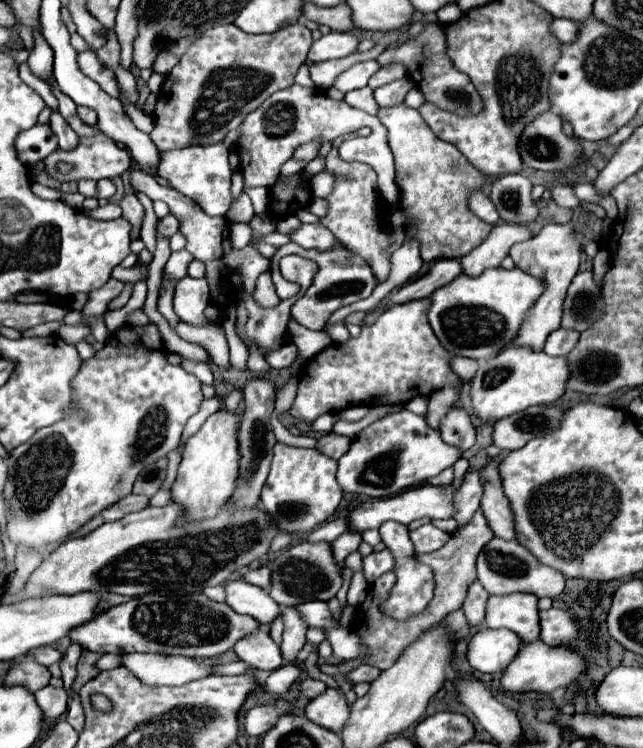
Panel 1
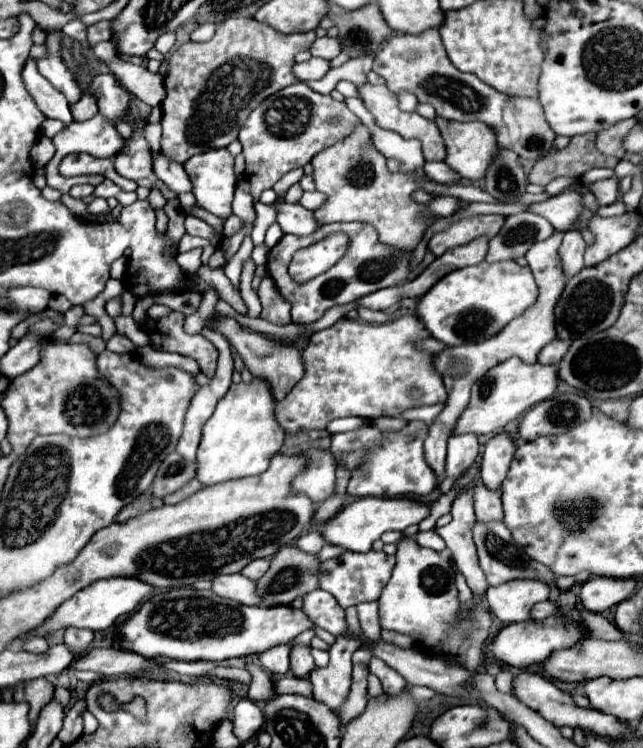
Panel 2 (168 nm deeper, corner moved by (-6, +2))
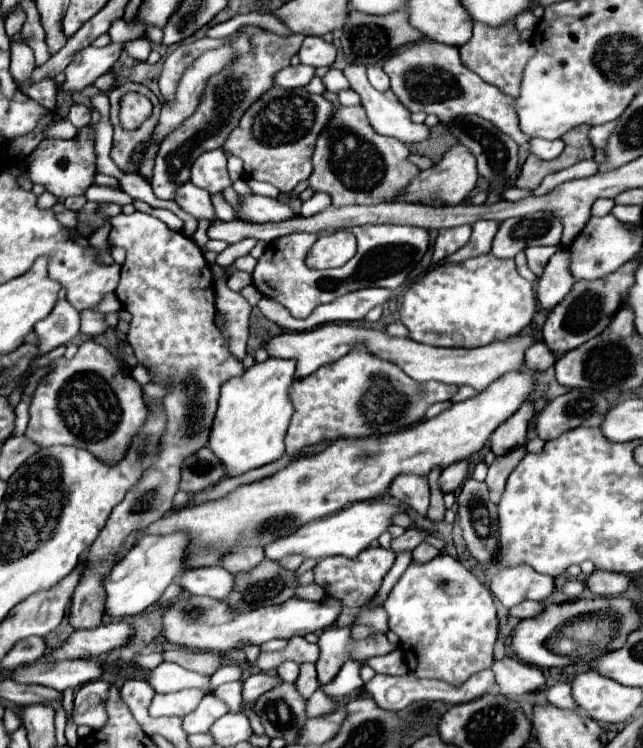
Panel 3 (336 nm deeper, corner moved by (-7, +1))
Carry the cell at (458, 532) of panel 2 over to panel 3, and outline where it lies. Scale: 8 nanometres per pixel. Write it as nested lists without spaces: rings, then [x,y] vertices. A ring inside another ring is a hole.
[[[406,529],[400,537],[396,537],[396,539],[392,539],[392,543],[390,543],[390,549],[394,551],[394,553],[402,553],[402,551],[412,551],[420,541],[424,541],[424,537],[426,537],[428,533],[426,531],[416,531],[416,529]]]

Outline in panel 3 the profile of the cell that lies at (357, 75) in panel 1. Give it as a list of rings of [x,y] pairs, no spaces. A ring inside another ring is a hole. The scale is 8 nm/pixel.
[[[330,69],[322,81],[324,81],[324,87],[328,91],[334,91],[334,93],[340,91],[340,89],[348,89],[350,87],[348,81],[346,81],[346,77],[344,77],[344,73],[338,71],[338,69]]]

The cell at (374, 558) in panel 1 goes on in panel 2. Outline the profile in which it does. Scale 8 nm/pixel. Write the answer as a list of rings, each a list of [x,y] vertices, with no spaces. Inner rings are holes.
[[[375,550],[365,552],[365,554],[345,552],[339,558],[331,558],[331,560],[325,560],[321,564],[321,574],[319,574],[321,582],[319,582],[319,586],[323,590],[331,592],[343,608],[357,606],[361,602],[371,602],[371,600],[379,598],[383,586],[391,578],[393,566],[395,566],[395,556],[389,556],[385,552],[375,552]]]

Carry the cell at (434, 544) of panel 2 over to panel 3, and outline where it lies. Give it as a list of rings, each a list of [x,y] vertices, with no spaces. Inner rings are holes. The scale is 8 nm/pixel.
[[[420,543],[414,551],[412,551],[412,561],[414,563],[428,563],[428,561],[432,561],[434,557],[438,557],[440,555],[440,551],[436,549],[436,547],[432,547],[432,545],[428,545],[428,543]]]

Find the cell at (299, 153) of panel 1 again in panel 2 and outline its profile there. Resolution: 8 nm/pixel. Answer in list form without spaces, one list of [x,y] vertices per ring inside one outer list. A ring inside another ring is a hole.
[[[295,168],[295,170],[291,170],[291,172],[287,172],[275,186],[273,186],[273,190],[279,194],[279,196],[283,196],[295,182],[299,182],[299,178],[303,176],[303,168]]]

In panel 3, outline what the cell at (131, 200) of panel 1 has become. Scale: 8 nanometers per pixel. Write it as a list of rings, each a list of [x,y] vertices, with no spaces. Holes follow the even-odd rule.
[[[136,211],[132,215],[116,215],[110,217],[110,223],[110,243],[126,251],[116,295],[132,315],[128,343],[134,347],[136,359],[150,371],[152,383],[168,391],[162,399],[168,423],[154,465],[146,469],[122,503],[112,509],[106,527],[86,555],[86,569],[72,595],[70,623],[74,629],[94,629],[100,625],[100,611],[104,611],[106,599],[104,579],[122,559],[120,551],[126,537],[142,533],[150,523],[172,509],[180,485],[180,463],[208,445],[218,409],[220,385],[244,373],[242,361],[230,353],[226,337],[214,325],[214,277],[200,247],[190,237],[172,231],[166,223],[148,213]]]

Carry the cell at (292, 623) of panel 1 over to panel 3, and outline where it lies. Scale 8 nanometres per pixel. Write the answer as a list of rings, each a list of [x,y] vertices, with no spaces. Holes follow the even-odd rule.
[[[304,663],[300,665],[300,675],[298,675],[298,681],[296,681],[296,689],[298,693],[308,701],[310,695],[320,687],[318,683],[318,677],[316,677],[316,667],[312,663]]]

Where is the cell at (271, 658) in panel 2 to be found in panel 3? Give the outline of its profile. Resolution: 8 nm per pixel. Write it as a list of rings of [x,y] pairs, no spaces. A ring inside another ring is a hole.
[[[286,661],[286,663],[282,663],[276,671],[278,671],[280,679],[284,679],[284,681],[288,681],[288,683],[294,683],[294,681],[298,679],[300,665],[298,665],[298,663],[292,663],[292,661]]]

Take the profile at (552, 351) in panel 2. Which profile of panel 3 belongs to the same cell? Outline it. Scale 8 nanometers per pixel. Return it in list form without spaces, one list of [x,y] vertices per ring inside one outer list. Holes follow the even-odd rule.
[[[534,343],[532,347],[526,349],[524,369],[528,369],[528,371],[544,371],[544,369],[552,367],[554,361],[556,361],[556,357],[552,355],[552,351],[548,351],[548,347],[544,347],[544,343]]]

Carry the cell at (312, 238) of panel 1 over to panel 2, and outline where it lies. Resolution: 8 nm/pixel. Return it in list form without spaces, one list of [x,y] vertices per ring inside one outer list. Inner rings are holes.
[[[281,202],[277,204],[277,222],[281,226],[281,230],[285,234],[293,234],[293,236],[309,236],[313,234],[321,224],[317,222],[315,214],[307,208],[303,208],[301,204],[289,204],[289,202]]]

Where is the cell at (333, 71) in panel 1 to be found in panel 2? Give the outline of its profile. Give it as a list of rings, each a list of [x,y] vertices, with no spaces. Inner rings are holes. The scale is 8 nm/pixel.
[[[311,58],[307,62],[301,62],[301,64],[295,64],[295,76],[303,82],[307,80],[321,80],[327,72],[329,72],[331,64],[323,58]]]

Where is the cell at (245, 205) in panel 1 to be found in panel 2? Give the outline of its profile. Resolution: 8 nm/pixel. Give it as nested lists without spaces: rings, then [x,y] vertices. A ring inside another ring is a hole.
[[[305,82],[287,86],[267,100],[263,100],[245,120],[239,142],[243,144],[243,156],[247,162],[249,194],[257,202],[261,192],[273,188],[273,184],[291,168],[305,166],[317,152],[333,146],[355,130],[355,114],[345,102],[337,102],[331,96],[313,92]]]

